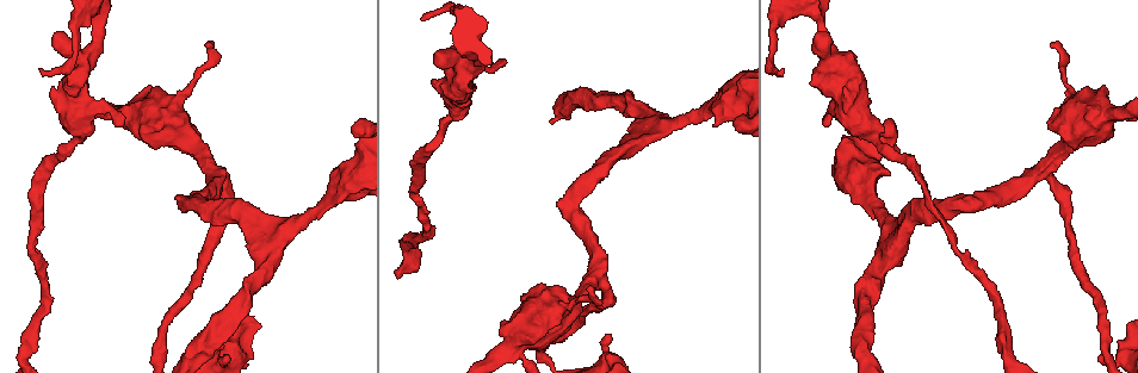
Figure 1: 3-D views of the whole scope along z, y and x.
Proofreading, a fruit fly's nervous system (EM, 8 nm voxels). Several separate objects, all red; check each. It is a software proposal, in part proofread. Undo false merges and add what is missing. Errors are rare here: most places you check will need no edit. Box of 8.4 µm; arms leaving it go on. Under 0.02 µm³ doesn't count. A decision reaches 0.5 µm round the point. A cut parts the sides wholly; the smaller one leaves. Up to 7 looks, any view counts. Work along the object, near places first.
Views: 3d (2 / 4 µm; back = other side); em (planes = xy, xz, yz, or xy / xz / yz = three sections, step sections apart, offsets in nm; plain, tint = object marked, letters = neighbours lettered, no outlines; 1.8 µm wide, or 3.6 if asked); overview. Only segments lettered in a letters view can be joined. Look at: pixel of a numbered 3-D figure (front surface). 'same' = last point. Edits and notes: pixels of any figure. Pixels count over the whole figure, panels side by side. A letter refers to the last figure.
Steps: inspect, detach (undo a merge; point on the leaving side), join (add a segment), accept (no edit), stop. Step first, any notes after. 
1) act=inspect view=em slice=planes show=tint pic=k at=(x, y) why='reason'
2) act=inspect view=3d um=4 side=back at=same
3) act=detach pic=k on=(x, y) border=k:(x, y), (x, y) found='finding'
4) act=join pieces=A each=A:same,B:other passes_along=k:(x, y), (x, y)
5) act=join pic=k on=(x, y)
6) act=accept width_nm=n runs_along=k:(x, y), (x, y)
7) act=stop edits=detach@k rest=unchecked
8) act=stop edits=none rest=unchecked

act=inspect view=em um=3.6 slice=planes show=tint pic=1 at=(1097, 356) why='free end'

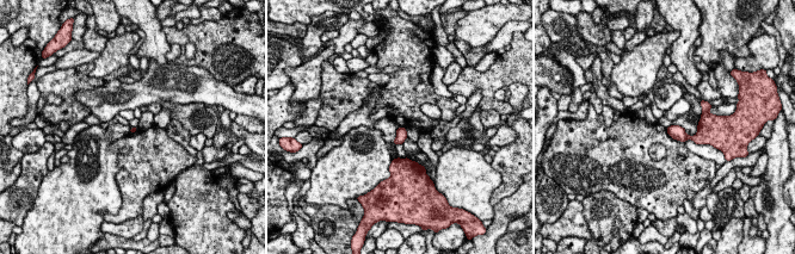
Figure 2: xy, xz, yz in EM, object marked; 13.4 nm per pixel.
act=inspect view=em um=3.6 slice=planes show=letters at=same

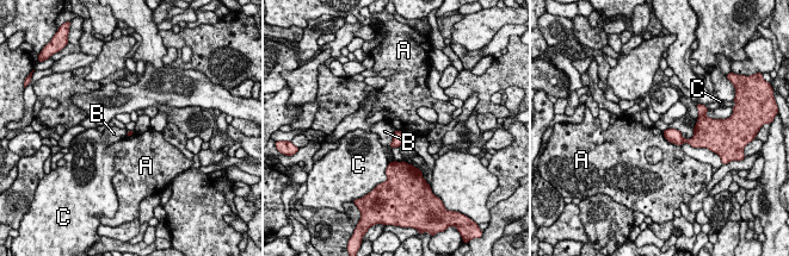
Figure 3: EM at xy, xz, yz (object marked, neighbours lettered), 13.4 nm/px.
act=accept longest_contact=A:320nm each=A:other,B:other,C:other border=3:(661, 132), (670, 142), (679, 145) found='none of them fits'

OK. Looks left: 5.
act=inspect view=3d um=4 pic=1 at=(594, 277)

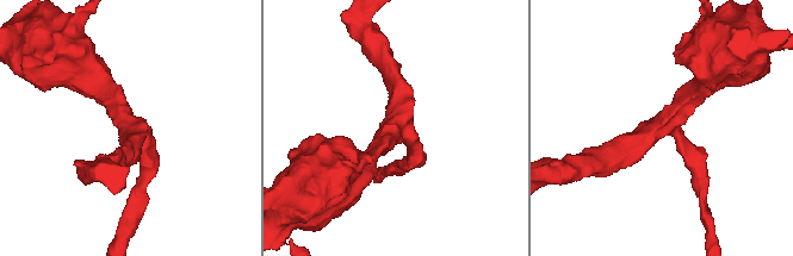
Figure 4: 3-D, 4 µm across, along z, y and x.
act=inspect view=em slice=xz step=8 show=tint pic=4 at=(661, 127) why='need the tissue'

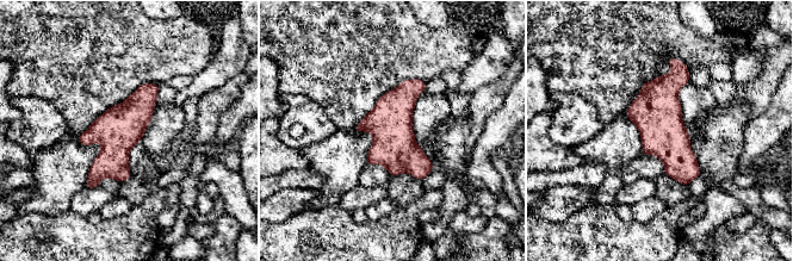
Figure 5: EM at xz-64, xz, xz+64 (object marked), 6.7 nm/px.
act=inspect view=em slice=planes show=letters at=same why='cut it another way'

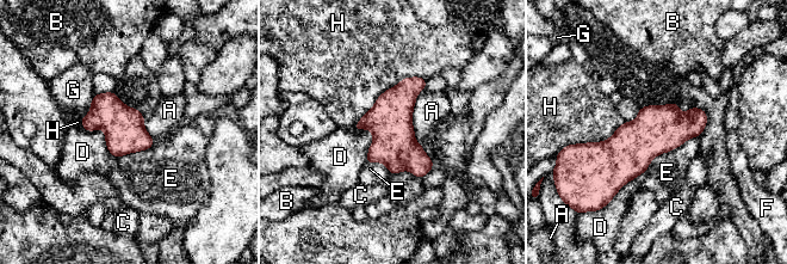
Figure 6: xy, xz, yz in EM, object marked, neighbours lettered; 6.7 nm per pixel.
act=accept width_nm=280 each=A:other,B:other,C:other,D:other,E:other,F:other,G:other,H:other border=6:(425, 87), (413, 110), (421, 146) found='continuous, no second neuron'

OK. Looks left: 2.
act=inspect view=3d um=2 side=back pic=1 at=(889, 173)

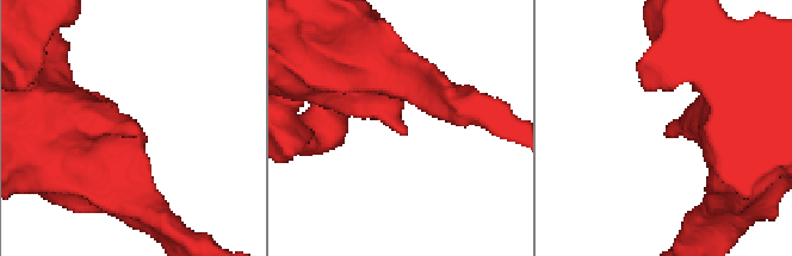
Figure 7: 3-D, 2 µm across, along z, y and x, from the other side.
act=inspect view=em slice=planes show=letters pic=7 at=(407, 131) why='now the EM'

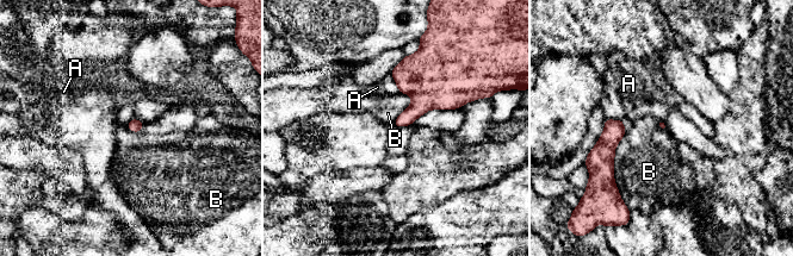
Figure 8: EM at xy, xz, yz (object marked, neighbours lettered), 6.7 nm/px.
act=accept longest_contact=B:420nm each=A:other,B:other border=8:(625, 132), (614, 156), (619, 194) found='no lettered segment goes on from it'

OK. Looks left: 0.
act=stop edits=none rest=unchecked

